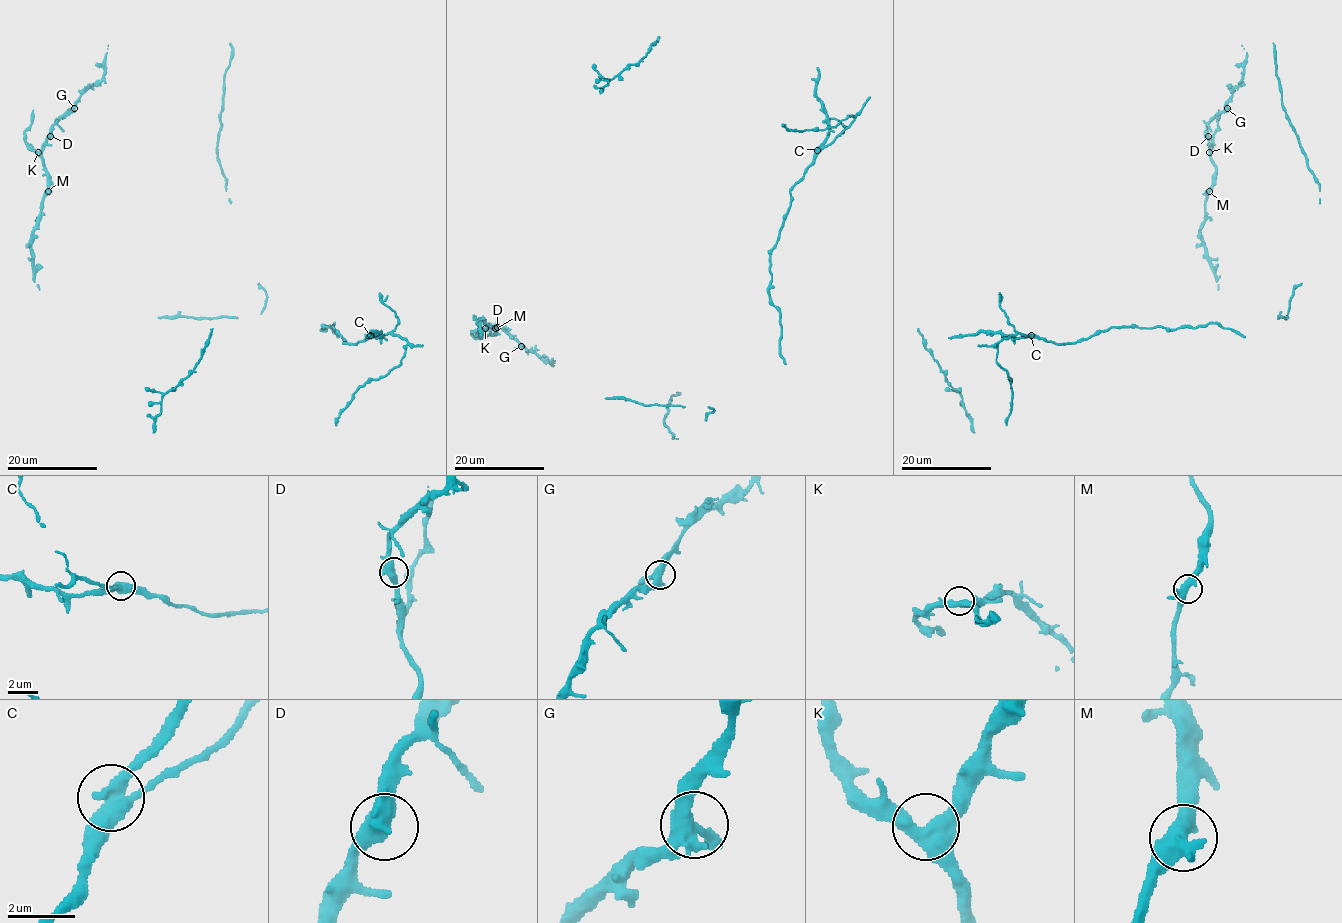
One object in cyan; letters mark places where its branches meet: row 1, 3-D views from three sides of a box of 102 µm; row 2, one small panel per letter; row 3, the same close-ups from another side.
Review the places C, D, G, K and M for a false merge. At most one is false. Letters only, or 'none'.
C

